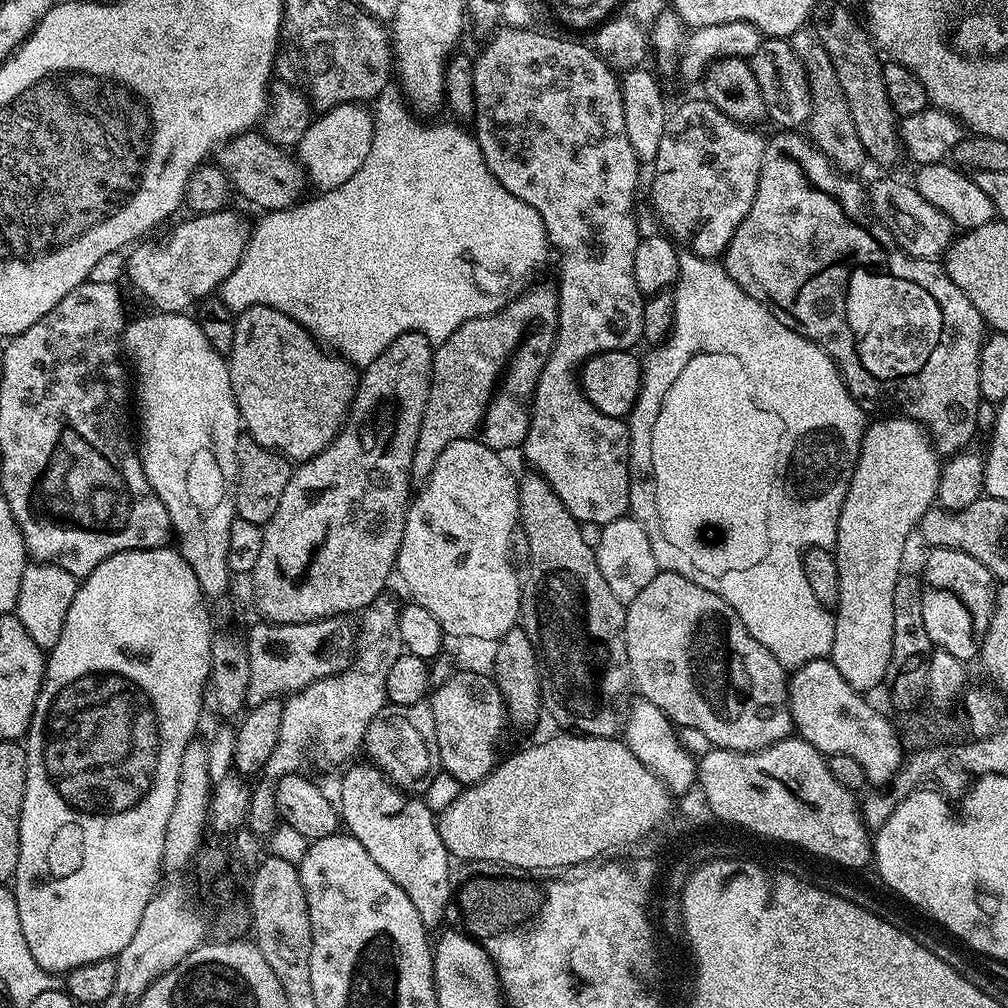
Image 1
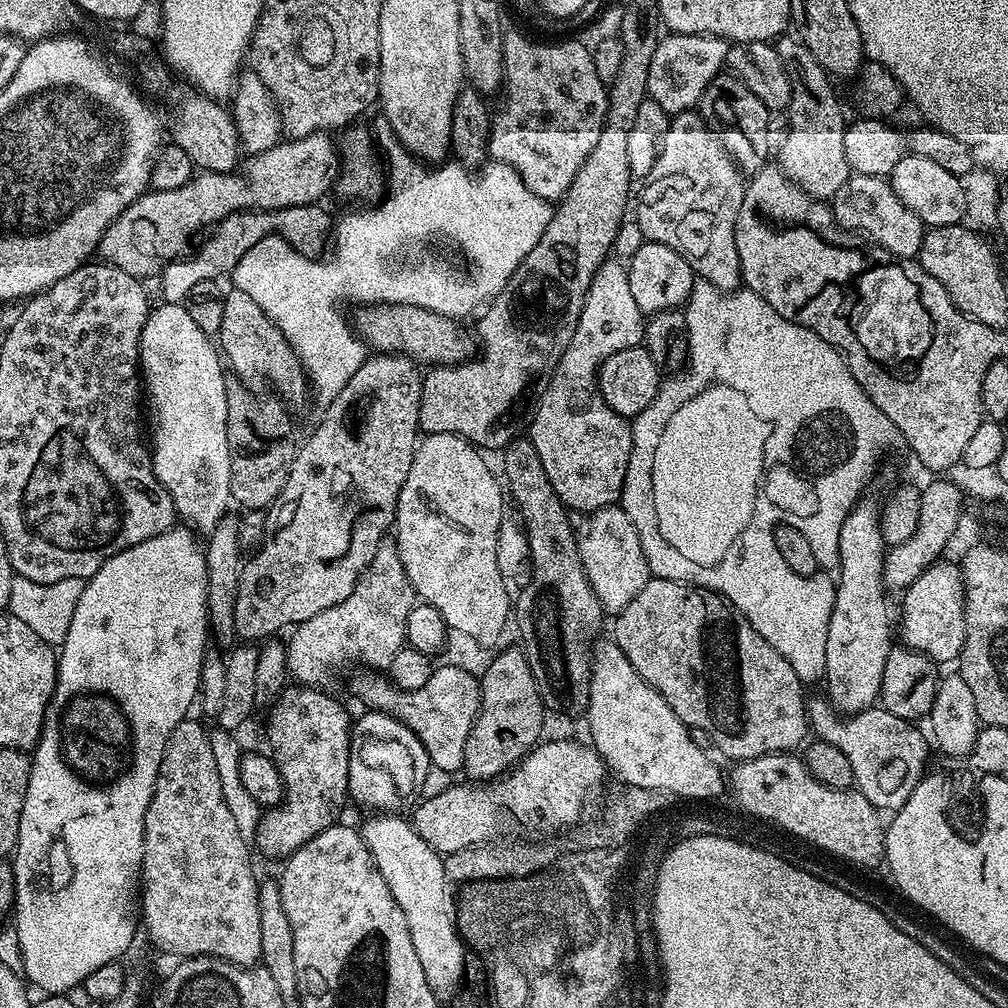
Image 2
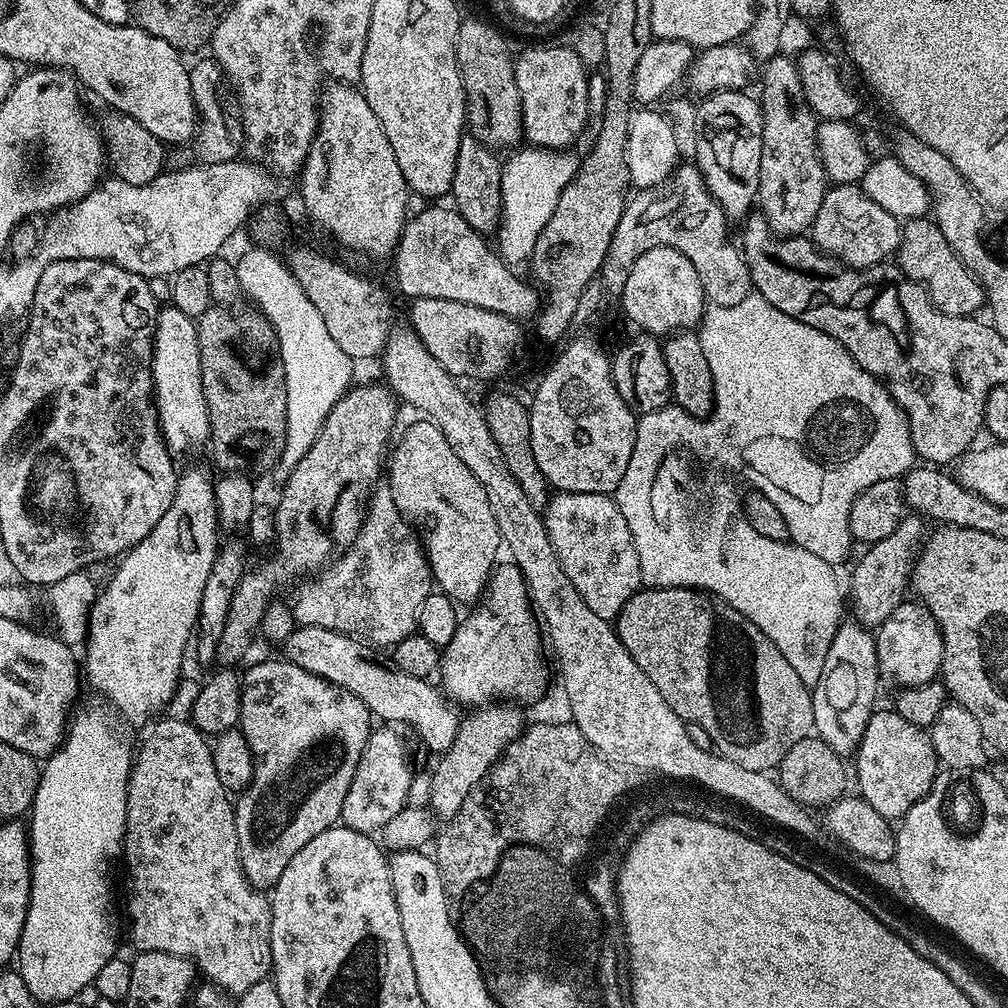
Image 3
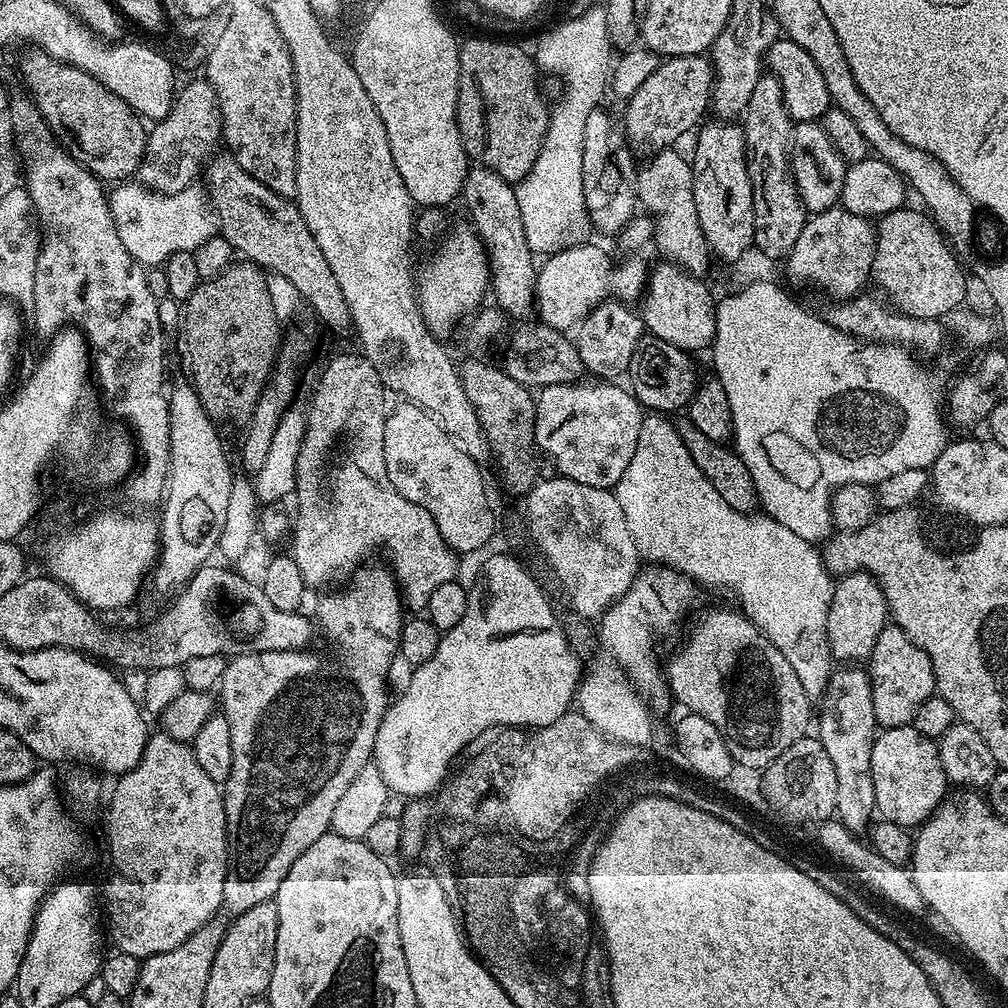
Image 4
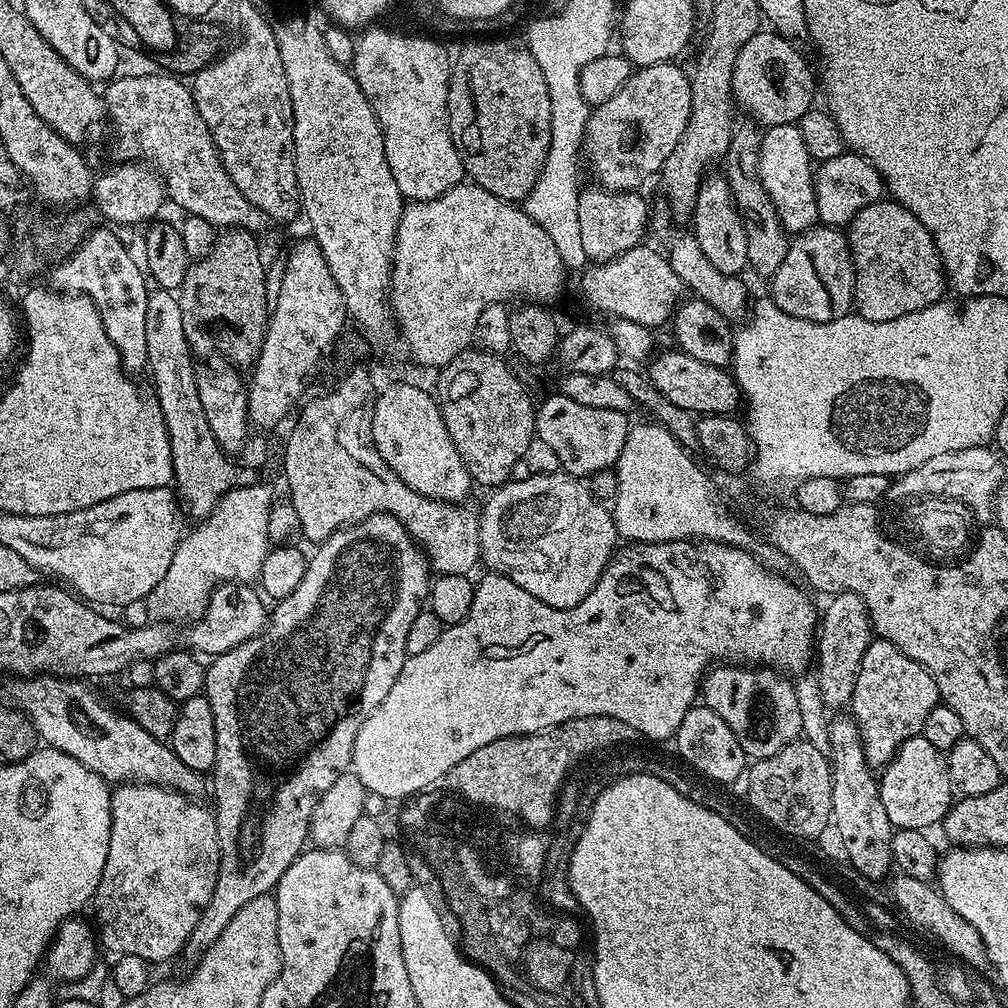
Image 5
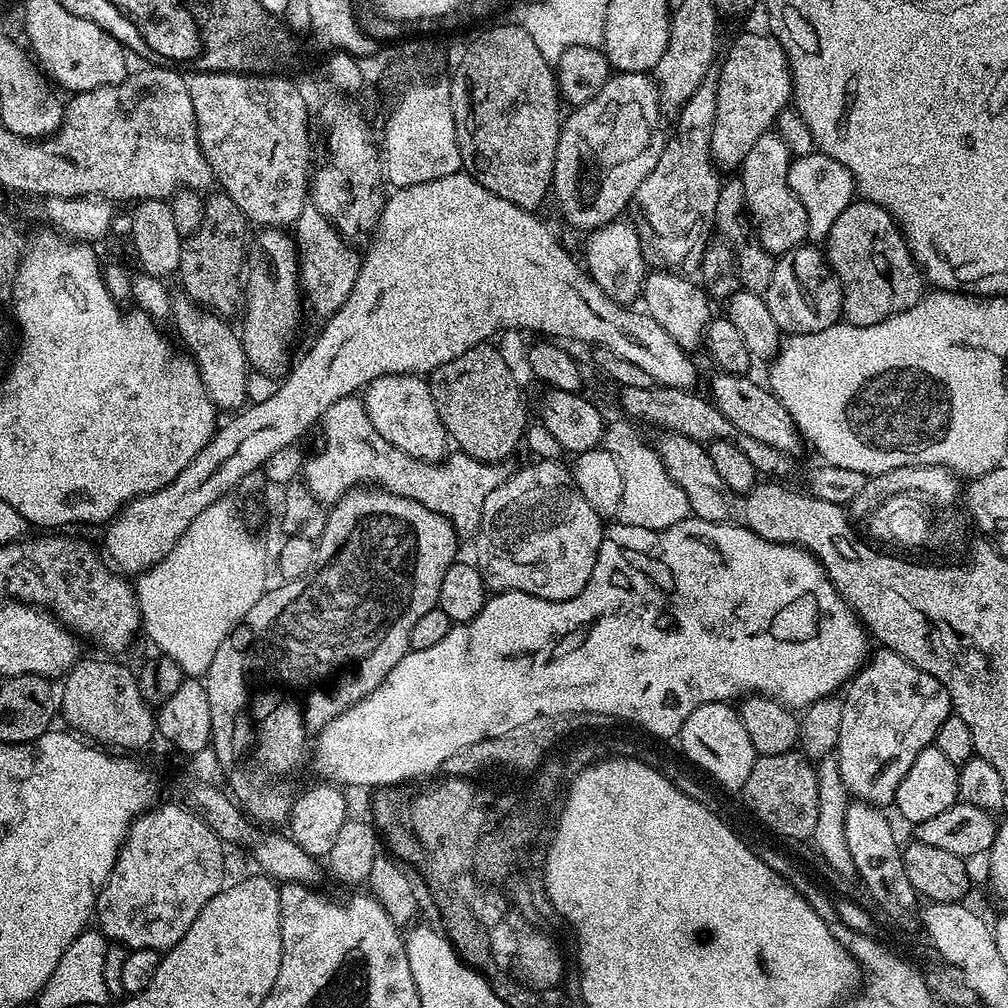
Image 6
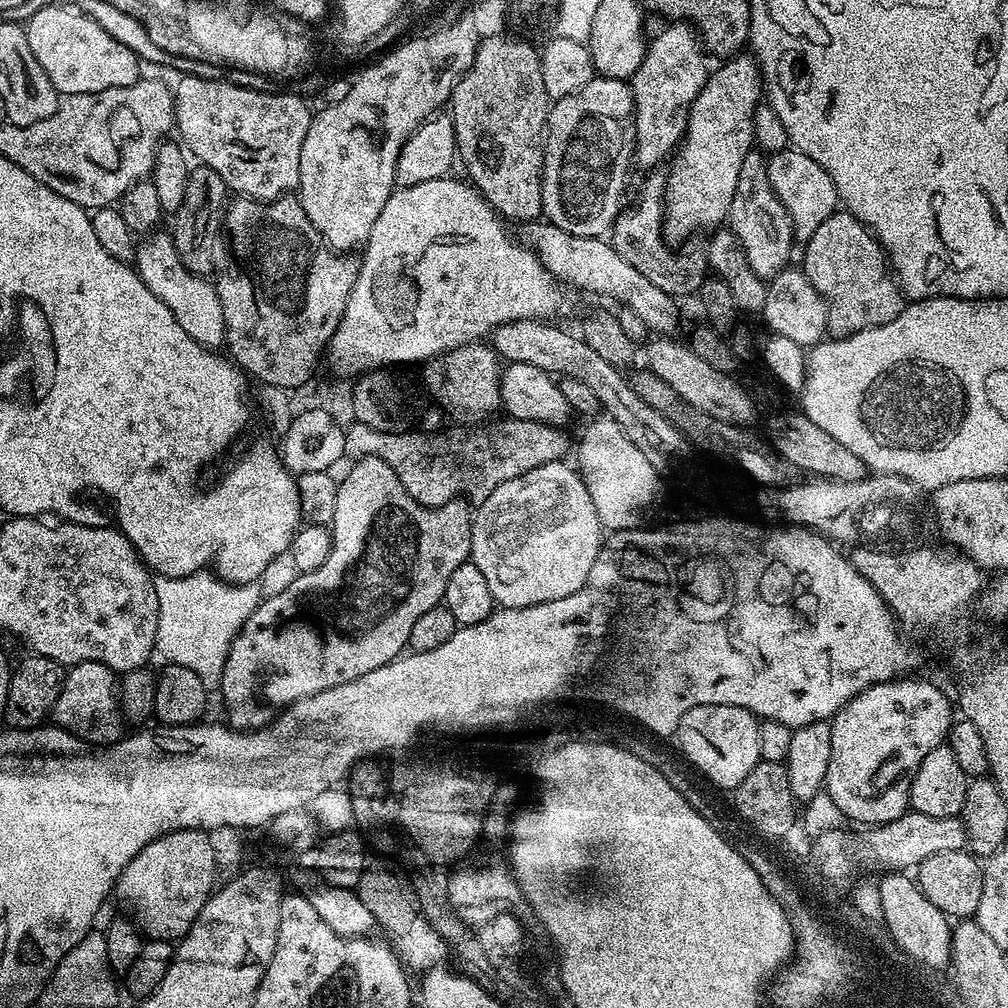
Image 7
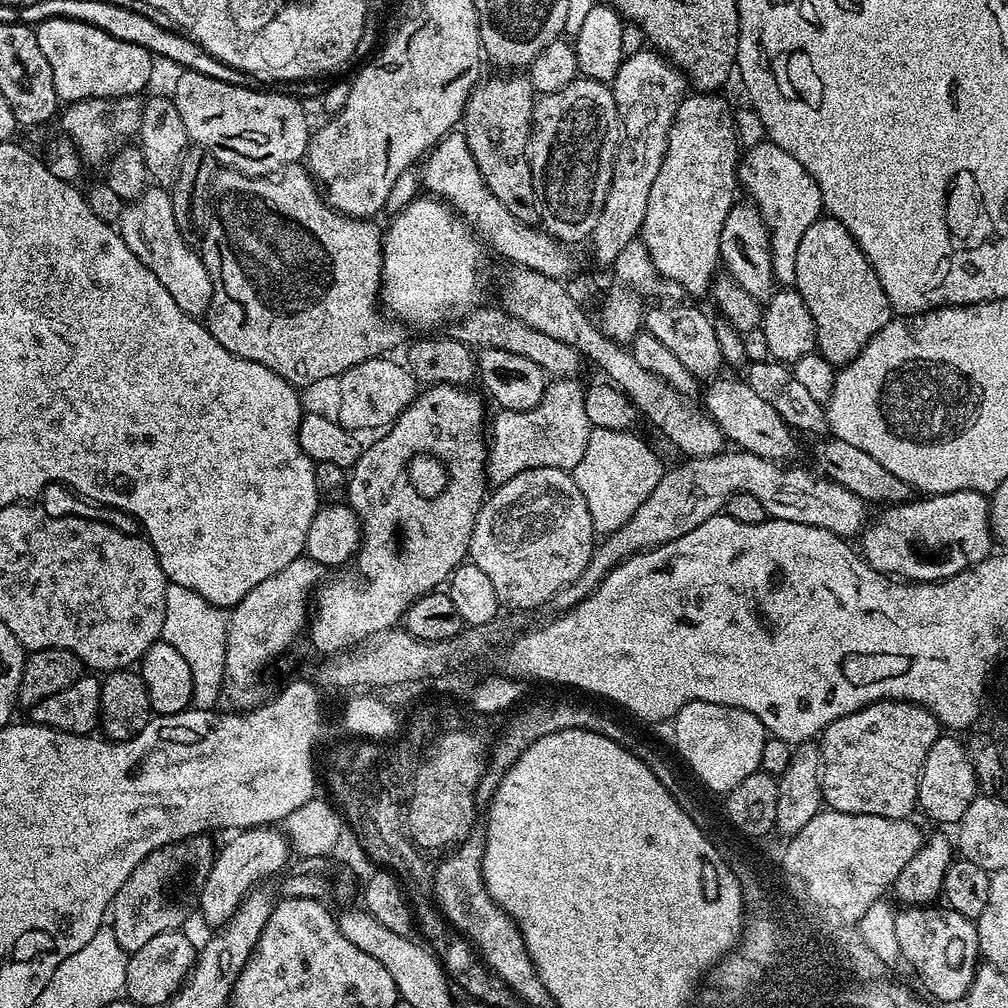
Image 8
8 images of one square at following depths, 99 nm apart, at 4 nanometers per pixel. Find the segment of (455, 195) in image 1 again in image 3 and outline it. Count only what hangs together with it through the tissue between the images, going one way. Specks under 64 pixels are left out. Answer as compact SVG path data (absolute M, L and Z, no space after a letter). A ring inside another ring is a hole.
M525 147L525 152L516 150L509 160L503 161L502 174L502 206L498 237L498 252L509 265L515 266L531 257L534 246L538 242L538 234L542 234L542 226L550 222L550 214L554 214L554 206L558 206L558 198L562 190L574 178L580 169L580 160L572 157L568 150L550 148ZM252 246L241 260L235 261L235 265L241 293L253 300L249 301L275 330L278 355L284 364L286 430L284 446L274 469L275 475L284 478L302 458L306 458L306 450L314 446L330 410L353 383L354 361L334 343L334 338L330 338L330 330L326 330L326 322L322 322L314 302L306 298L306 290L302 290L298 278L294 278L287 263L276 255L275 251L263 246Z

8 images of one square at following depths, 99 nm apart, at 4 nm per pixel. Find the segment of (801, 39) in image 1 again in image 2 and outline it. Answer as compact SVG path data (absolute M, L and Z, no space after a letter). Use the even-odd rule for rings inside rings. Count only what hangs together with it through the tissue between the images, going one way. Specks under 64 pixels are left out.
M781 35L774 47L778 58L784 61L784 69L788 72L792 87L786 109L788 133L780 144L778 167L813 200L831 201L833 194L853 175L852 167L846 162L846 119L840 109L840 100L832 89L833 77L795 35Z

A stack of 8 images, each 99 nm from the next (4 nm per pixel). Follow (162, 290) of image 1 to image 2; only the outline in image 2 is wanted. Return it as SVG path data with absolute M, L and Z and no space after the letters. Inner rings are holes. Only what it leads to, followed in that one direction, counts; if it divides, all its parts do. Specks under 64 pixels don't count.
M319 203L277 209L249 208L234 211L212 226L203 237L204 242L186 257L173 260L160 273L161 299L167 304L183 303L194 286L200 281L216 280L220 275L229 275L247 250L256 246L265 236L283 237L292 248L312 259L319 259L327 249L334 220ZM326 246L326 248L325 248ZM325 248L325 249L324 249ZM195 252L195 253L194 253Z

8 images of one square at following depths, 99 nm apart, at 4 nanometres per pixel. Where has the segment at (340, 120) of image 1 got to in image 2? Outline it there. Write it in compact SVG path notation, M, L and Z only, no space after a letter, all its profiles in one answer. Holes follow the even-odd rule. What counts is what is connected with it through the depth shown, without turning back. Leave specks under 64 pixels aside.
M315 132L309 136L285 139L274 145L272 149L263 150L262 153L256 155L249 155L243 161L244 173L241 176L236 176L235 171L201 171L199 174L193 175L184 185L178 186L177 189L145 192L130 206L126 206L126 210L122 210L120 217L106 229L98 247L99 255L104 255L101 257L107 263L131 276L145 278L144 276L153 275L155 277L169 263L181 259L189 251L188 243L196 235L199 237L205 230L211 229L213 225L234 211L249 208L296 207L323 201L323 196L327 194L328 188L330 192L338 175L338 148L330 137L331 135Z

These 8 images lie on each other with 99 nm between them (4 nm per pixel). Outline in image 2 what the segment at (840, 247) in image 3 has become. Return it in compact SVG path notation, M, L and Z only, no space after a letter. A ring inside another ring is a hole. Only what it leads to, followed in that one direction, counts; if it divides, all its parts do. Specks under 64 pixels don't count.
M849 176L830 201L832 215L841 229L861 228L873 245L886 249L892 256L919 257L926 226L894 194L891 183L883 176Z

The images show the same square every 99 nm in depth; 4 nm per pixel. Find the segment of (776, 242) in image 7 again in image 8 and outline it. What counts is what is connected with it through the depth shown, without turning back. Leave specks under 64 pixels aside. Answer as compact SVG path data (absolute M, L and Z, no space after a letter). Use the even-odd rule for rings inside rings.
M733 203L730 214L726 214L726 222L722 222L720 264L723 271L732 276L746 294L750 294L750 298L767 302L778 288L772 265L772 238L755 204L740 203Z

